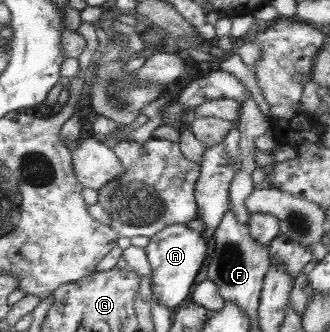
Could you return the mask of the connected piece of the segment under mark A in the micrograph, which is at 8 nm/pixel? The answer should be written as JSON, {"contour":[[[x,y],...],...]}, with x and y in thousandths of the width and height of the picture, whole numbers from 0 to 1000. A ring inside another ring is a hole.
{"contour":[[[564,675],[509,678],[473,702],[439,747],[461,810],[461,895],[509,931],[548,922],[570,901],[594,831],[612,810],[630,762],[630,729],[609,702],[582,696]]]}

